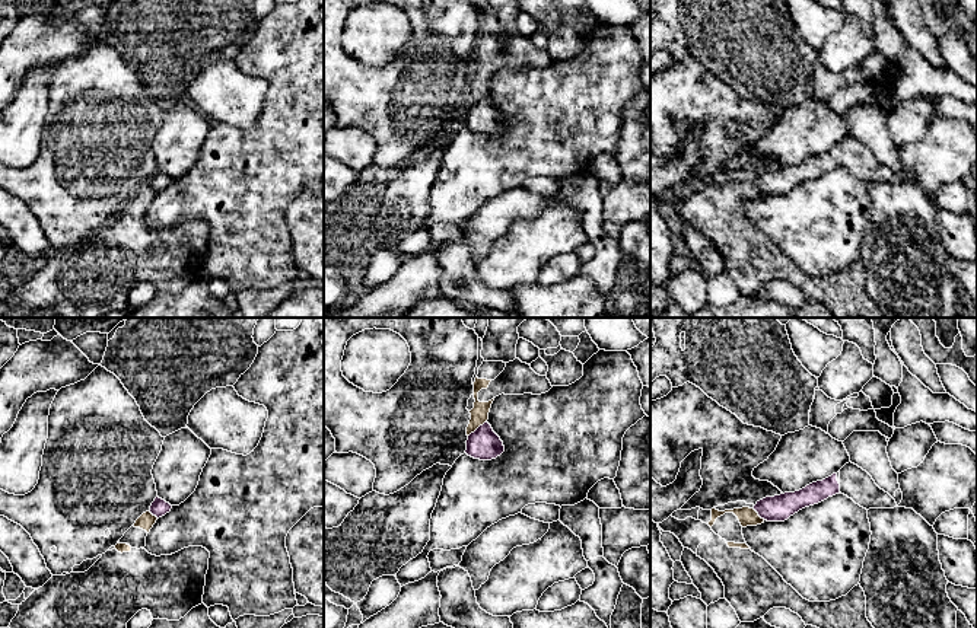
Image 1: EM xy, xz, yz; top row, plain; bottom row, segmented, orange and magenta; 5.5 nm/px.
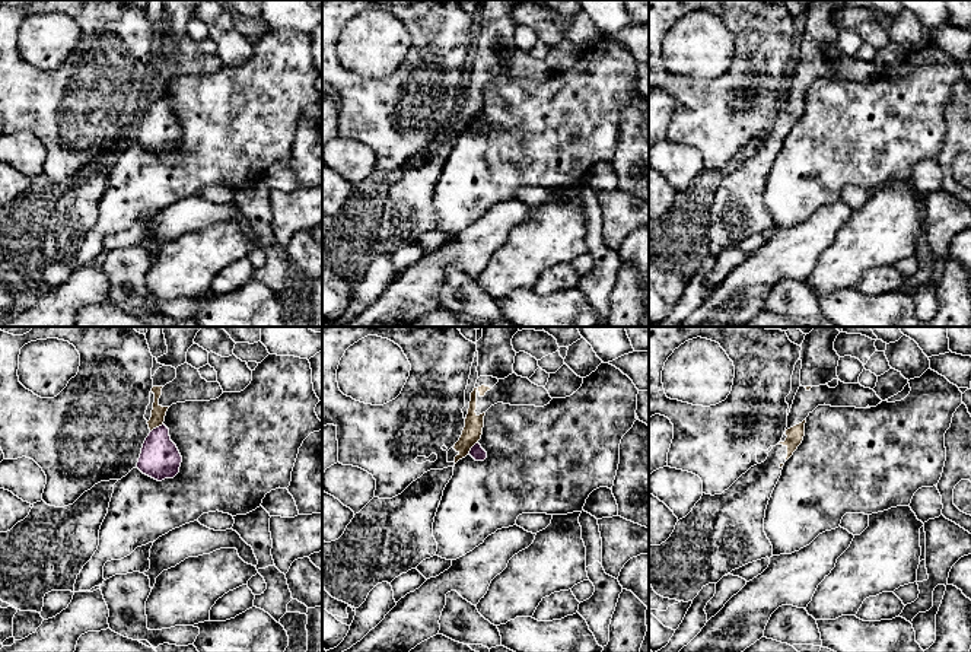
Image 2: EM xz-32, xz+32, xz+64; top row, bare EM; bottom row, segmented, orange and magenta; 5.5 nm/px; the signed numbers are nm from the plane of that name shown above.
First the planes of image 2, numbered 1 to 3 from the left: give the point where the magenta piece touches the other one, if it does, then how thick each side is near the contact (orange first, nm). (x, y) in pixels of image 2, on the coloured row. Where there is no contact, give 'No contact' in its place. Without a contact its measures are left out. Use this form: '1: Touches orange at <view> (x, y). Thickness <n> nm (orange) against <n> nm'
1: Touches orange at xz-32 (156, 426). Thickness 80 nm (orange) against 220 nm
2: Touches orange at xz+32 (471, 447). Thickness 110 nm (orange) against 80 nm
3: No contact

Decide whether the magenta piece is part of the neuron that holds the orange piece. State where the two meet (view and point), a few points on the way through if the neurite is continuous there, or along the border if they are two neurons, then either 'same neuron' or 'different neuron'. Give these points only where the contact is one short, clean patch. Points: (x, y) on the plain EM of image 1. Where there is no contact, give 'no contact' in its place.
xz (477, 101) | along xz (486, 93), (468, 110) | different neuron

